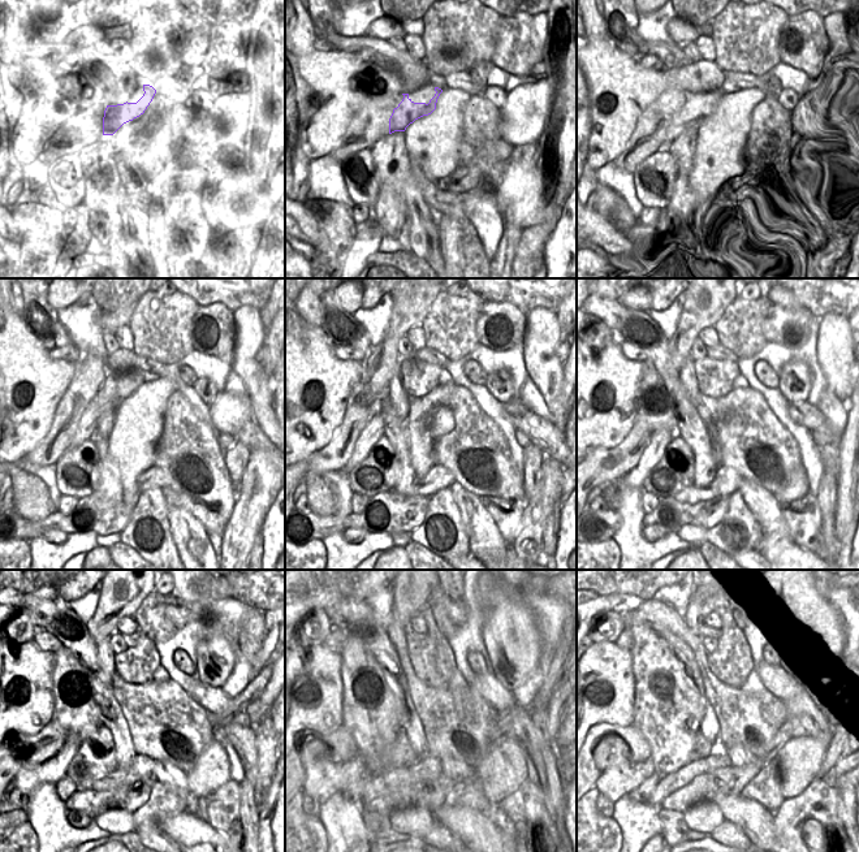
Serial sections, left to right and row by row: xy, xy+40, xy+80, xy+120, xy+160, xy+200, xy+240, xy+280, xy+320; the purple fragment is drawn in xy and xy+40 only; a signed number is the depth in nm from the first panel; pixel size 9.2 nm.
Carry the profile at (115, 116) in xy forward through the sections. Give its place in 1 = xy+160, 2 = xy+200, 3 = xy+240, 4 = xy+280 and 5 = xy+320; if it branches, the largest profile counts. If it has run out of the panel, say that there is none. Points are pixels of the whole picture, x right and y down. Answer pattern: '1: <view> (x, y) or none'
1: xy+160 (374, 429)
2: xy+200 (659, 440)
3: xy+240 (54, 770)
4: xy+280 (323, 778)
5: xy+320 (617, 777)

